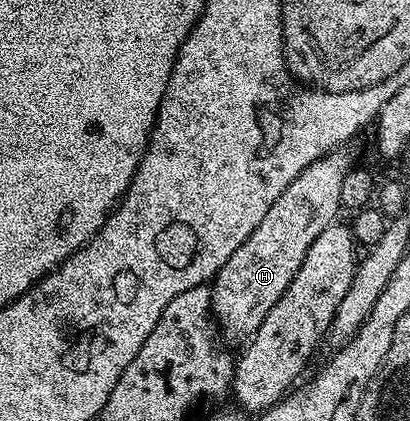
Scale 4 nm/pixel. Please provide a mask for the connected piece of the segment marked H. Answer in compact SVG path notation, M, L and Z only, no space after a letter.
M338 148L324 154L315 164L311 164L287 184L283 196L271 204L267 216L263 216L259 228L247 236L239 248L231 255L231 260L219 268L211 283L211 310L215 322L229 334L242 340L248 339L263 324L267 312L275 308L279 296L287 292L287 284L295 280L307 248L315 244L315 236L323 228L338 221L341 210L339 192L347 172L354 169L355 162L348 149Z

